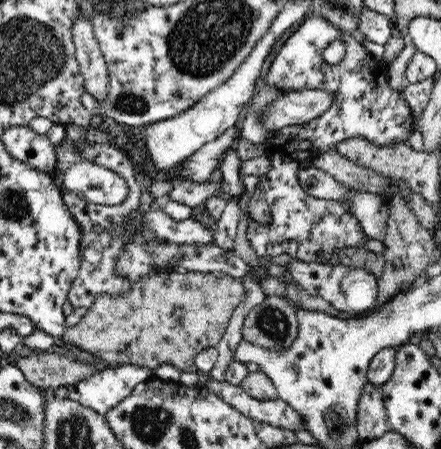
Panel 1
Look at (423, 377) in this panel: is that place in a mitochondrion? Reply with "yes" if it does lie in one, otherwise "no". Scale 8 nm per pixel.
no

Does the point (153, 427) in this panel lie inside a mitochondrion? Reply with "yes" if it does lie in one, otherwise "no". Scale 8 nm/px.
yes

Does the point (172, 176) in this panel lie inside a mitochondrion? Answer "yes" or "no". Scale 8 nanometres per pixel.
no

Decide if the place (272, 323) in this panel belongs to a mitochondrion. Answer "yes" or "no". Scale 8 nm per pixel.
yes

